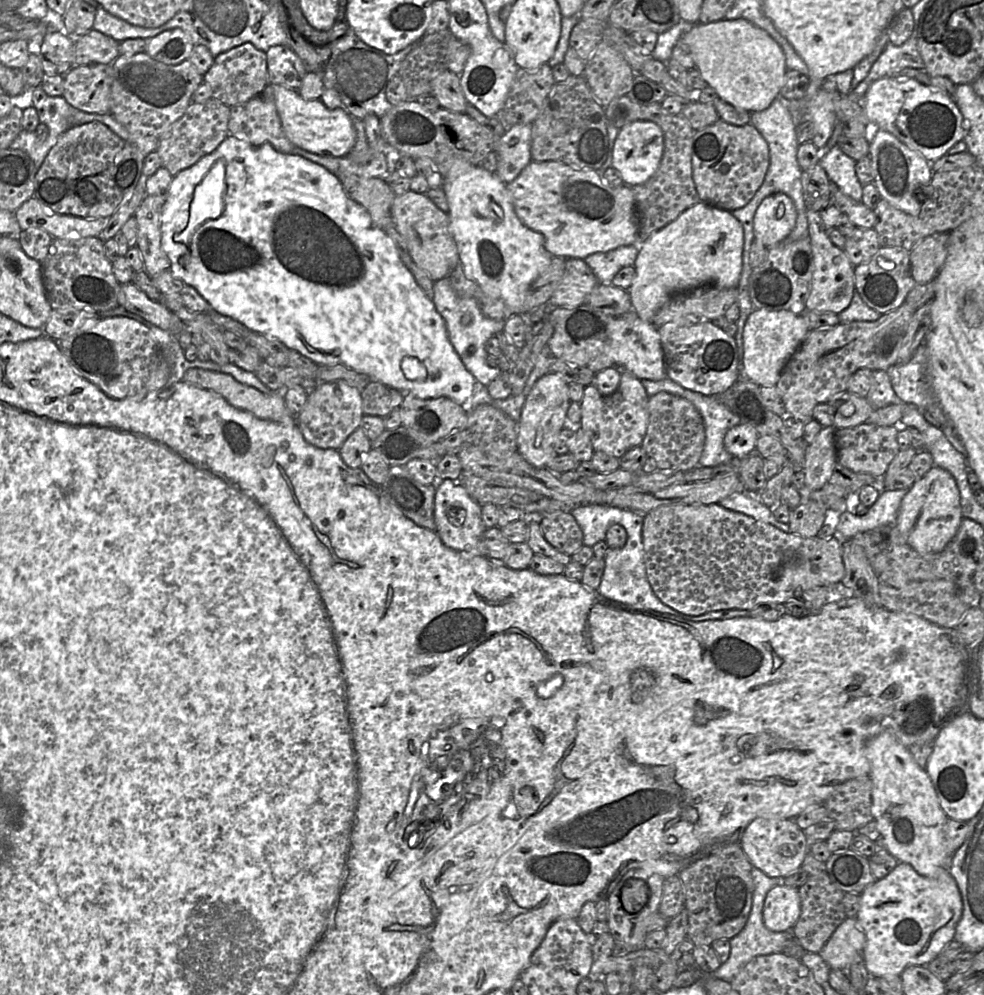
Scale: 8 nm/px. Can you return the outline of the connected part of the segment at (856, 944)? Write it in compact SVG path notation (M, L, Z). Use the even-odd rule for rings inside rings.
M855 917L846 918L834 931L819 952L830 969L841 970L848 977L848 969L855 961L862 961L866 937Z

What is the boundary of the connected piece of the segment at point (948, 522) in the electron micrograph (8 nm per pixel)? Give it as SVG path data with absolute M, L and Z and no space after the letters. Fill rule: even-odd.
M933 466L904 496L894 525L905 542L920 555L938 554L954 538L963 518L954 477L947 470Z

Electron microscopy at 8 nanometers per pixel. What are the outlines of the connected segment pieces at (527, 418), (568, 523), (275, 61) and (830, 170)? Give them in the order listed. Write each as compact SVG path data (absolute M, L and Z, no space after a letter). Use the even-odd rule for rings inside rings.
M548 372L536 381L526 397L518 422L517 451L535 467L547 468L548 463L558 455L554 444L564 428L567 410L571 403L567 388L568 384L561 373Z
M555 511L540 519L544 538L558 551L569 556L583 544L583 532L570 511Z
M275 45L265 52L268 81L298 91L307 69L301 59L285 45Z
M835 146L821 157L818 165L839 190L855 201L862 201L863 186L855 171L856 162Z

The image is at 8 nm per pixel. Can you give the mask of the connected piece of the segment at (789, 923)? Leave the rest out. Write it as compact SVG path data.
M782 882L774 886L766 895L763 905L763 923L772 932L790 931L801 913L801 901L798 888L784 885Z

